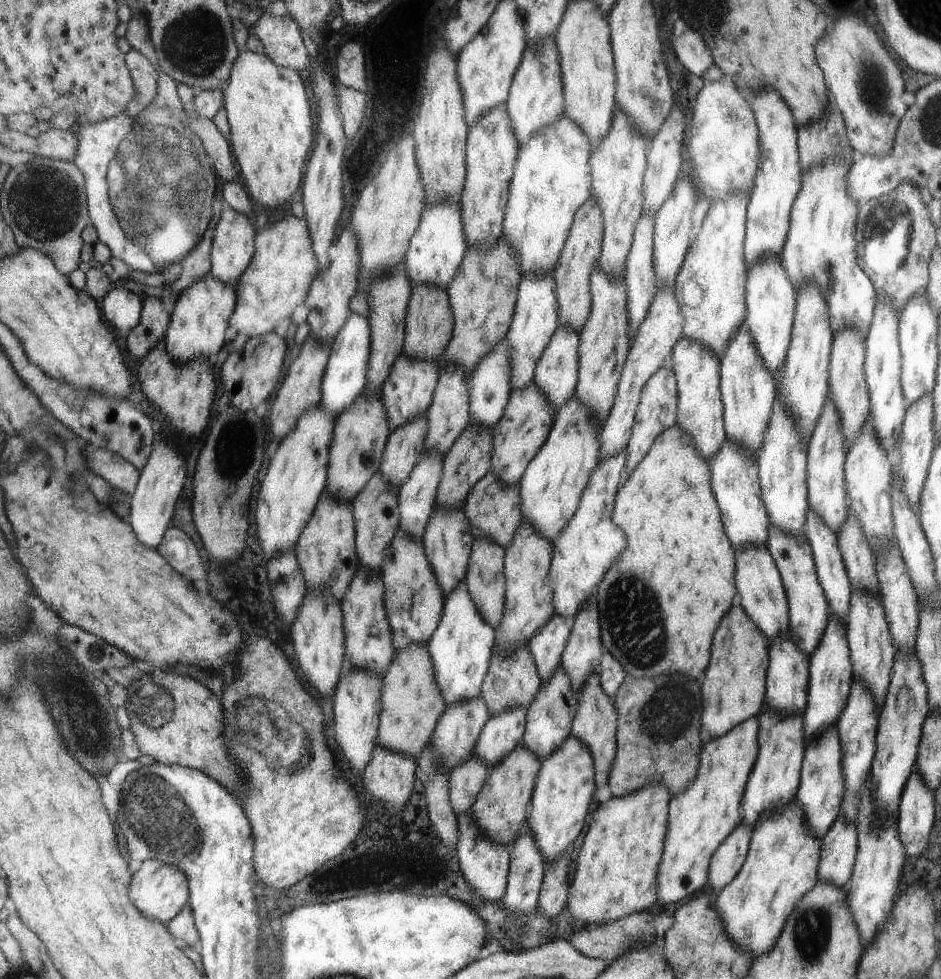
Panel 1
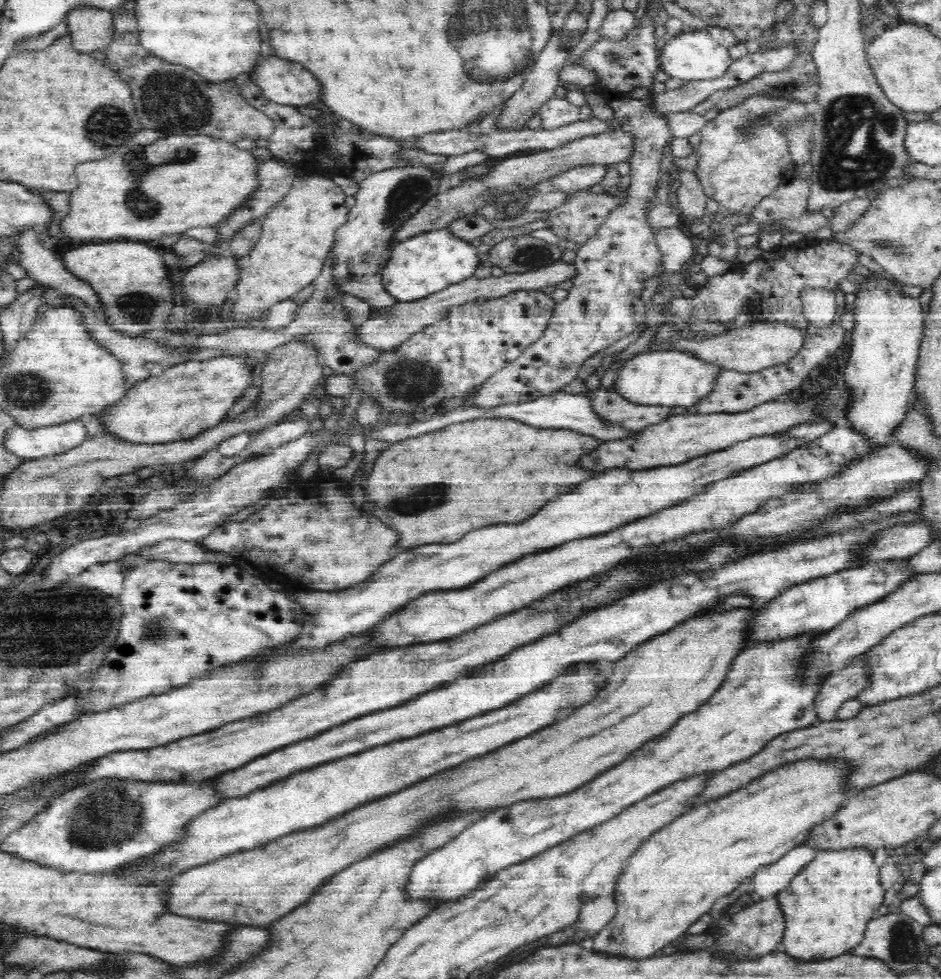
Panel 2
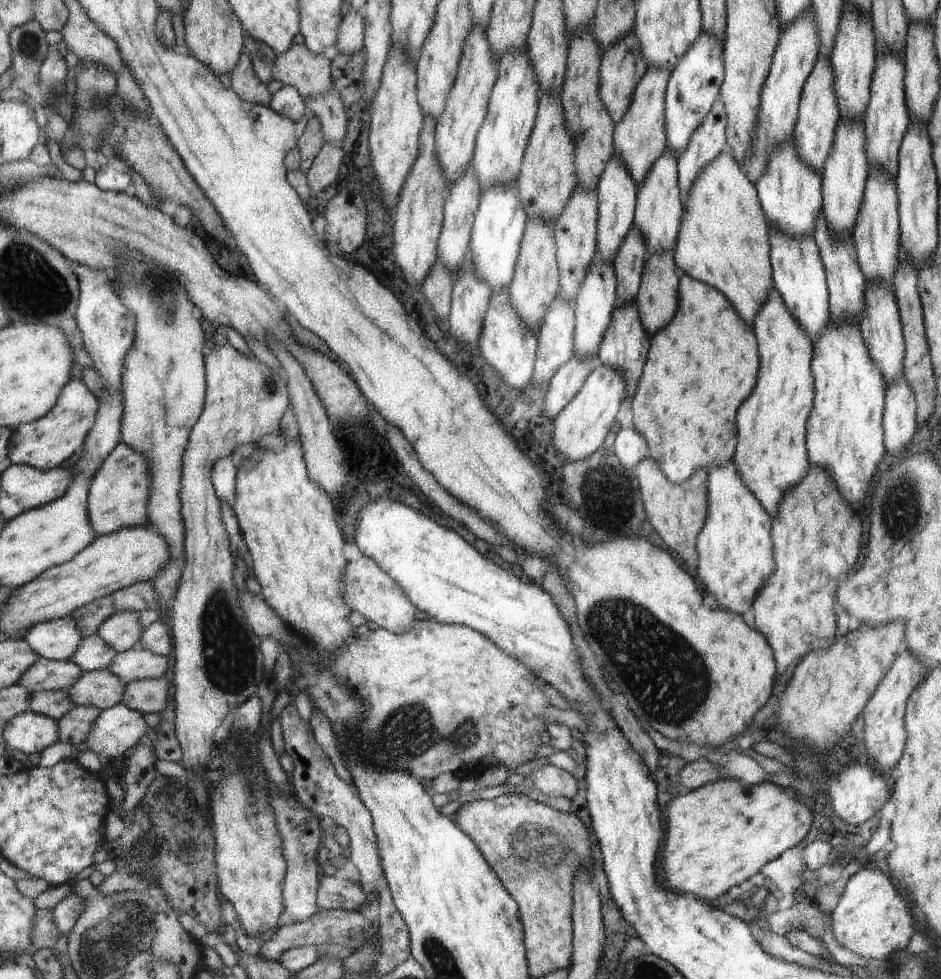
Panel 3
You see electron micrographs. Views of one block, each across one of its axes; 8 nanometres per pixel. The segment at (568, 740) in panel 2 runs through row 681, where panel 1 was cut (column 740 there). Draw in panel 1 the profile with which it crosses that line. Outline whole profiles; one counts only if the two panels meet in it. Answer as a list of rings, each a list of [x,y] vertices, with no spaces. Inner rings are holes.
[[[738,606],[728,614],[728,622],[716,634],[716,650],[712,650],[712,666],[704,676],[704,728],[710,737],[730,732],[736,724],[756,716],[764,702],[764,676],[768,666],[768,646],[764,634]]]

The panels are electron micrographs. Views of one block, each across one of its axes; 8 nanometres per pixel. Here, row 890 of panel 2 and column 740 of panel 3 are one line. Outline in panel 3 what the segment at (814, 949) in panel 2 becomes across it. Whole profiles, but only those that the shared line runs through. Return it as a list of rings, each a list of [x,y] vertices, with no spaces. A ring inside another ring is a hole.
[[[769,778],[768,782],[745,787],[734,780],[719,779],[708,782],[704,786],[684,791],[666,804],[668,812],[668,838],[664,854],[662,854],[662,869],[665,873],[666,886],[680,894],[692,894],[700,900],[708,901],[725,894],[732,886],[740,886],[750,876],[760,872],[760,868],[778,858],[784,850],[794,848],[804,840],[810,832],[812,814],[810,810],[798,802],[796,798],[788,796],[783,790],[783,784]]]

